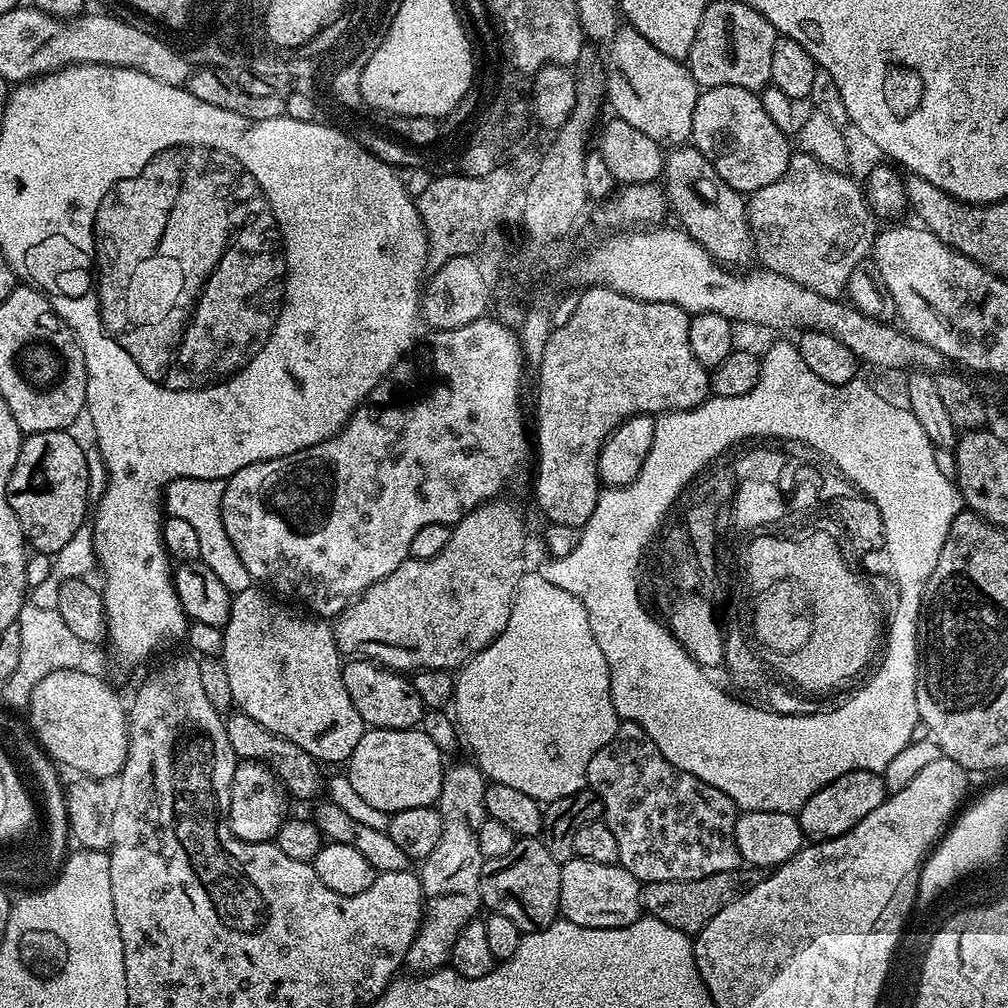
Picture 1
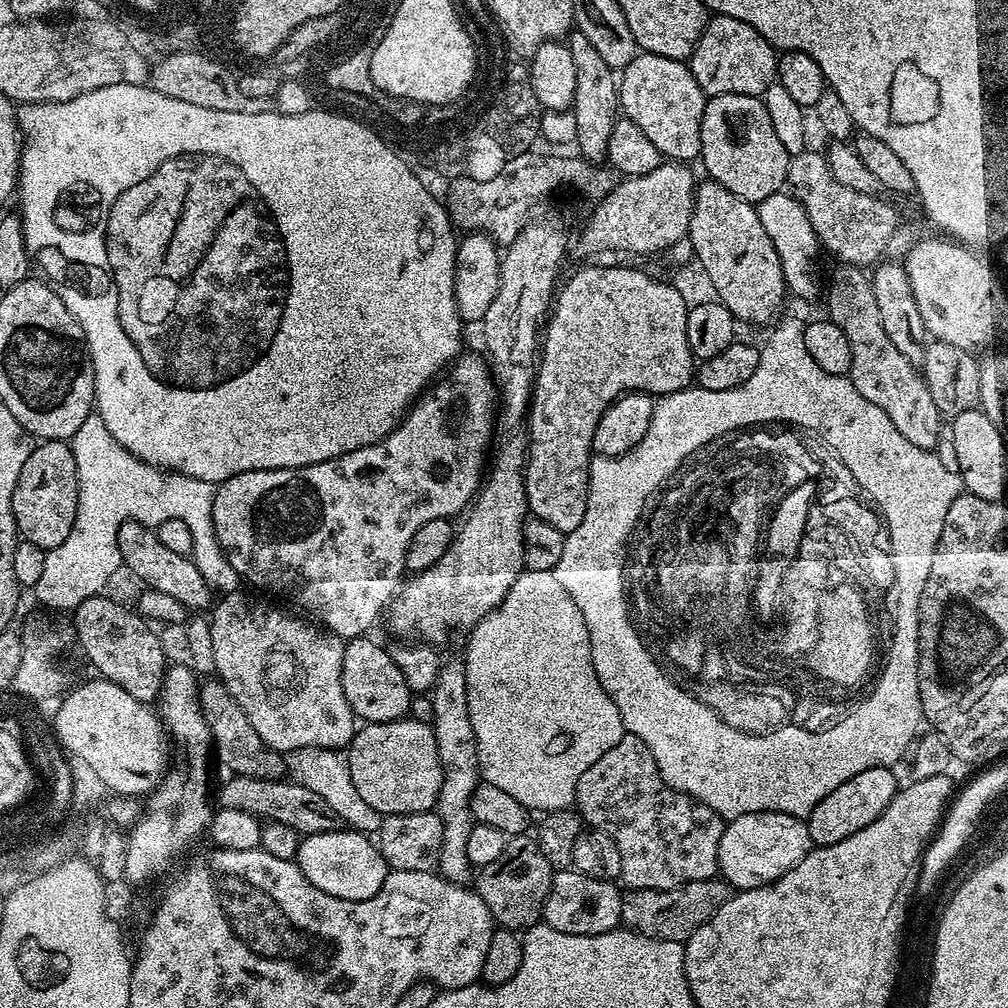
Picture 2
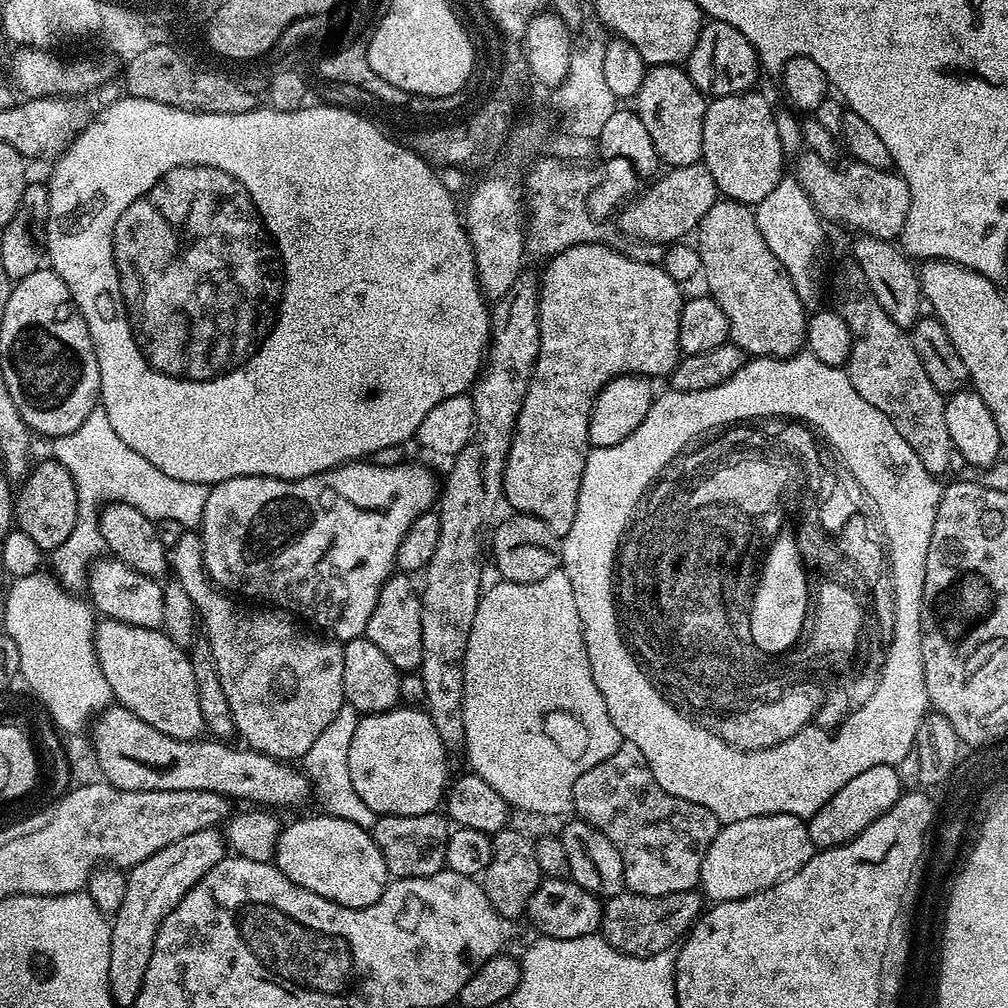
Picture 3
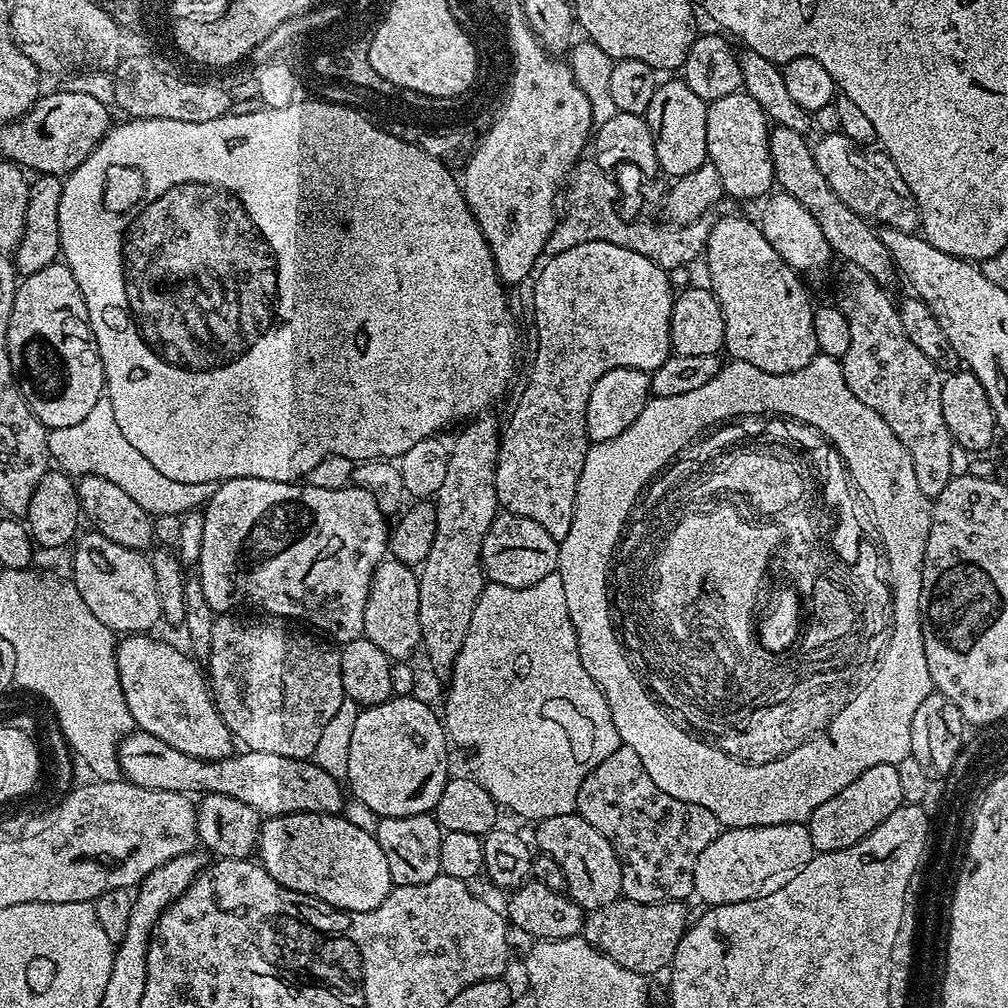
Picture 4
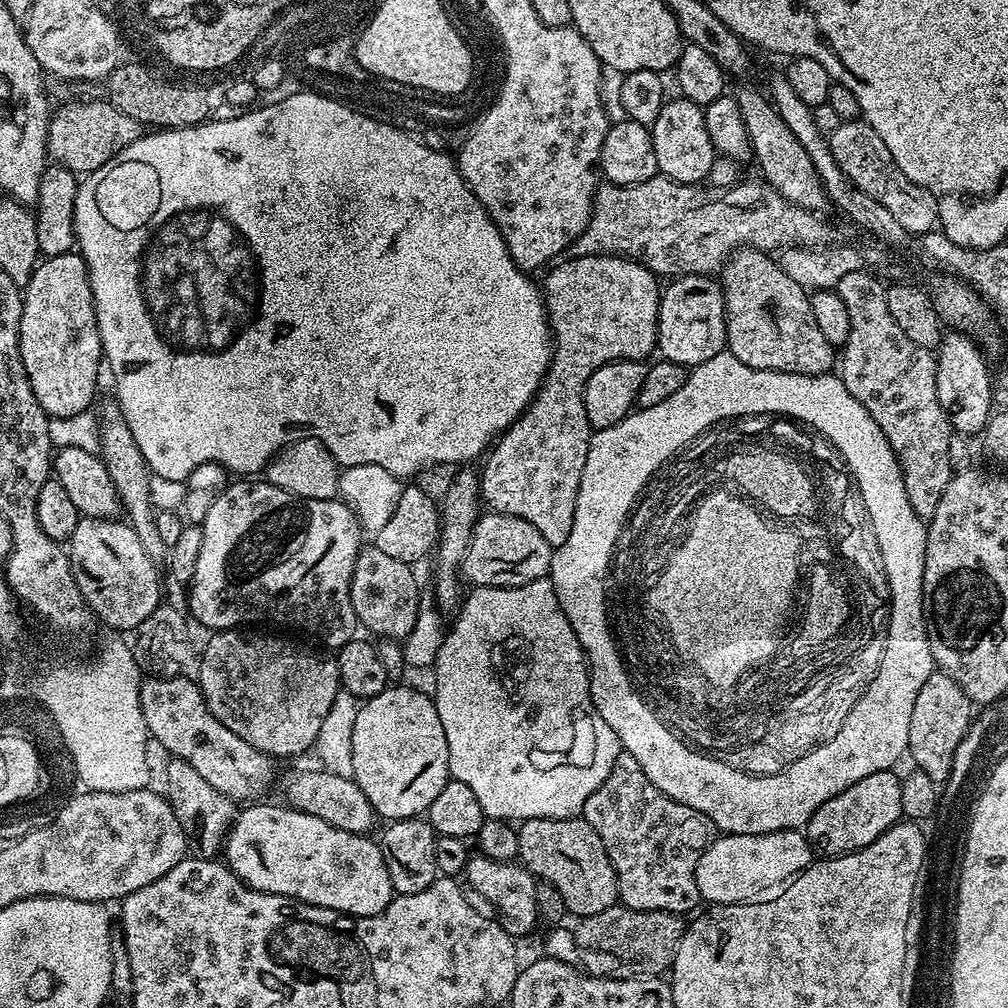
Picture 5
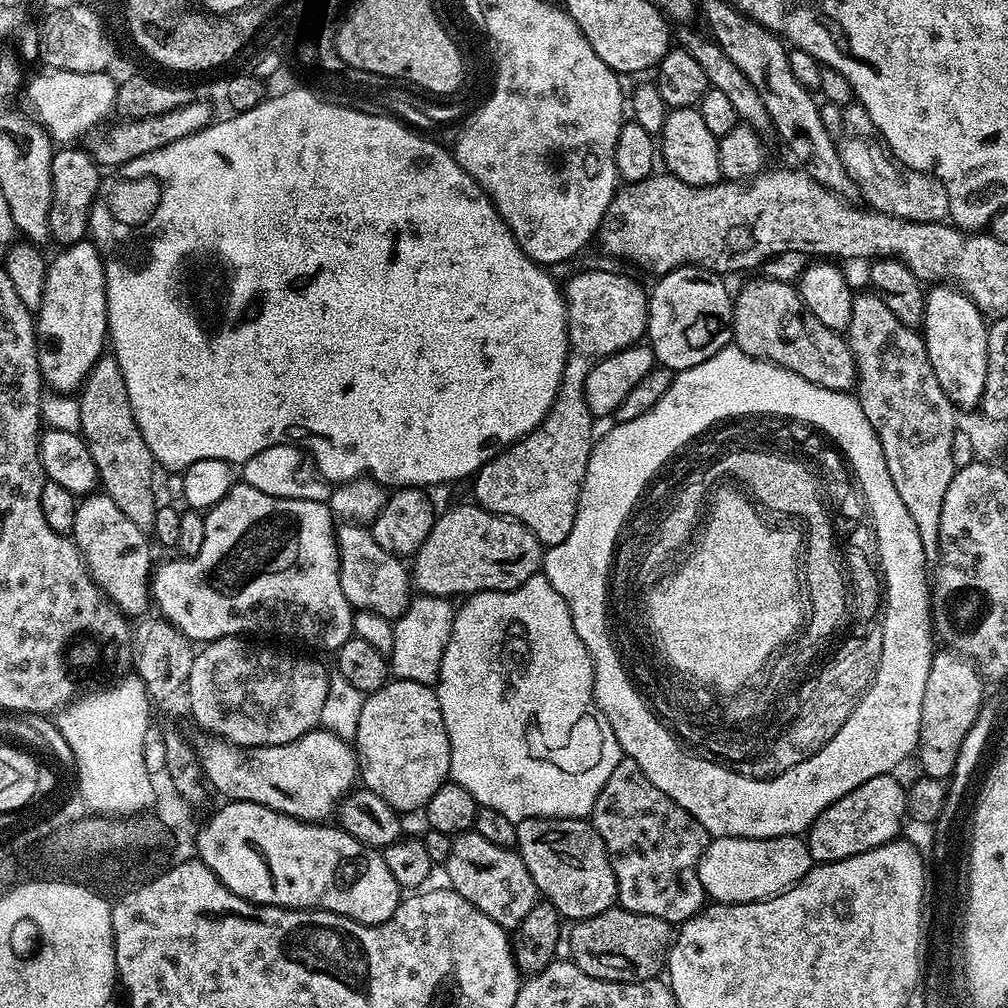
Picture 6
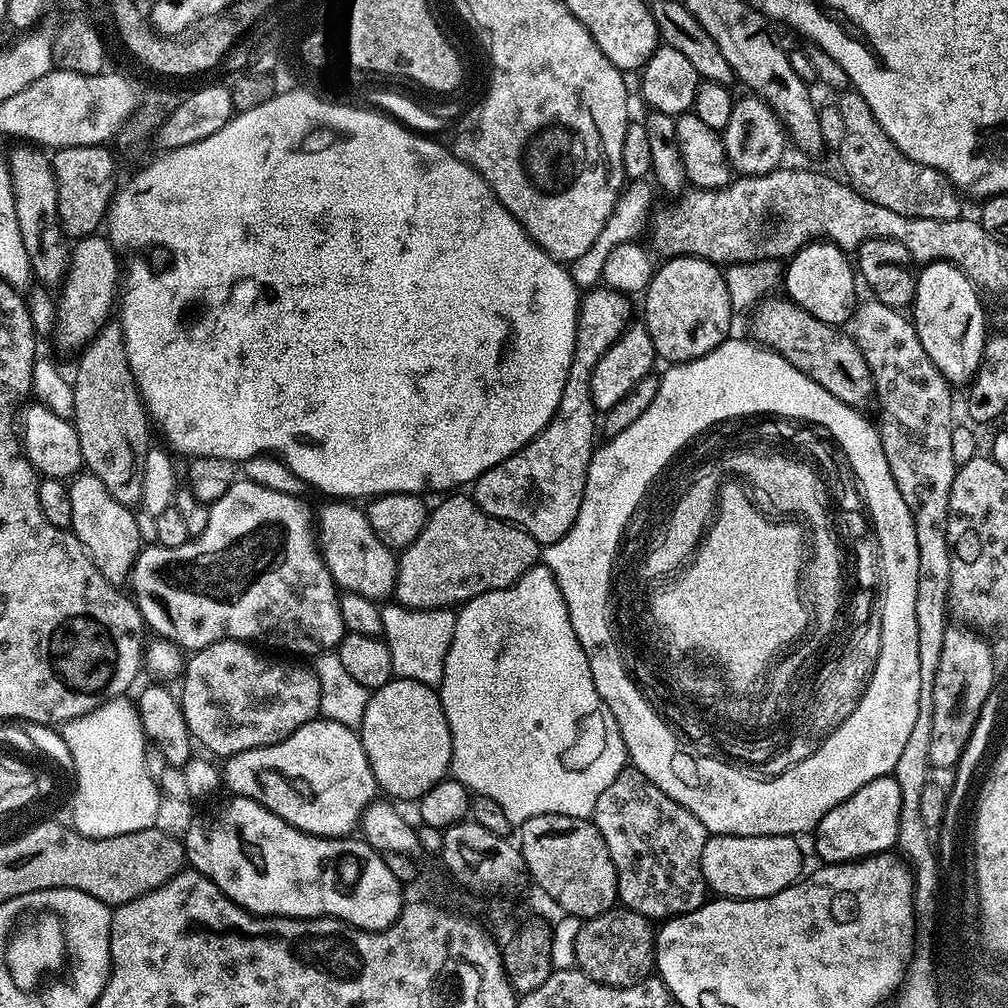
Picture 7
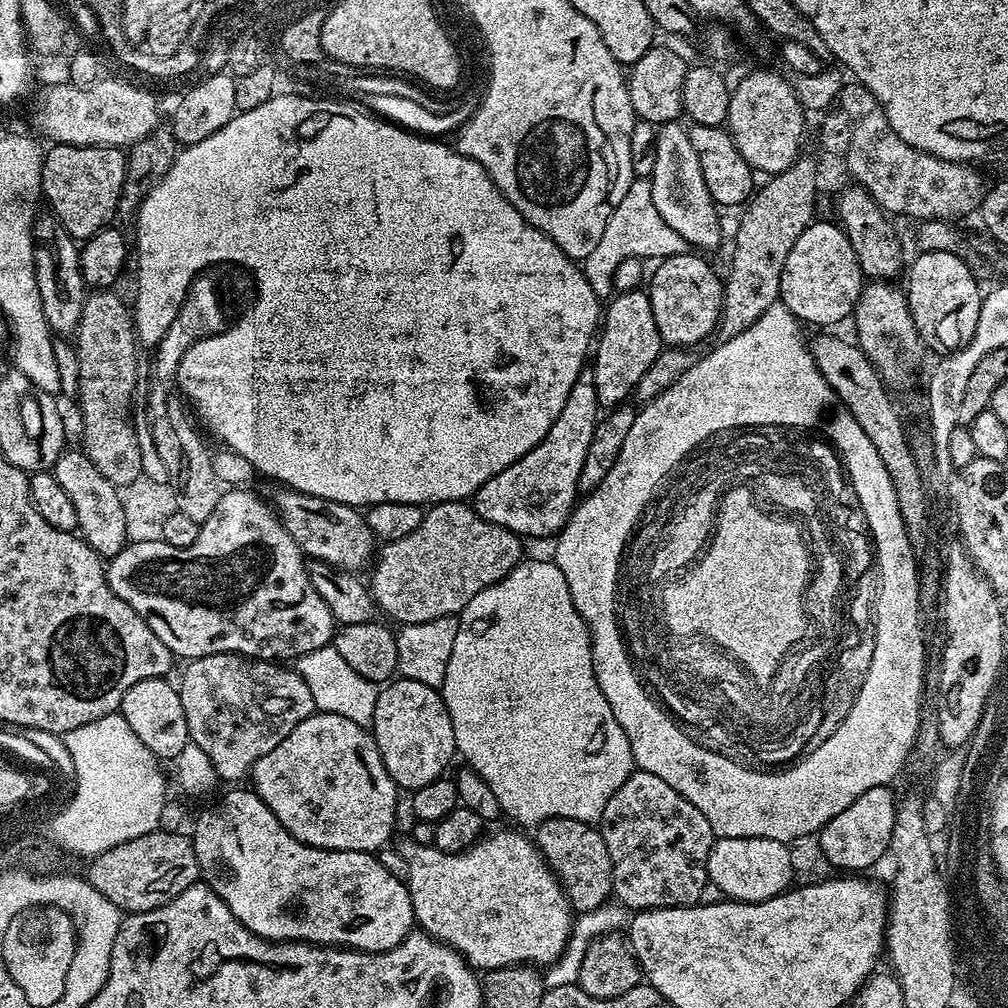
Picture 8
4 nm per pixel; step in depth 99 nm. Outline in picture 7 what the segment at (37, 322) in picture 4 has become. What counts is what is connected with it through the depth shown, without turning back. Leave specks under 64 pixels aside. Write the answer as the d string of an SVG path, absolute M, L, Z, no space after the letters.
M93 234L79 237L72 248L72 261L62 290L64 294L58 298L59 327L65 328L63 331L69 337L77 336L80 342L94 336L97 329L109 317L107 314L112 308L112 299L115 296L117 299L118 281L121 276L122 268L118 263L118 253L107 235Z

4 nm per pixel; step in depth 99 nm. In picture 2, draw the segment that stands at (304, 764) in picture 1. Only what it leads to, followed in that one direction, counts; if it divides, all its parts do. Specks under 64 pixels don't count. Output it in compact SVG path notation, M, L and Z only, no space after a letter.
M208 678L200 684L200 713L202 718L206 718L206 726L212 735L215 759L220 759L229 768L227 771L231 775L263 780L279 780L285 775L285 757L266 746L262 738L258 738L258 730L250 726L242 706L234 702L234 694L226 690L226 686L219 678Z

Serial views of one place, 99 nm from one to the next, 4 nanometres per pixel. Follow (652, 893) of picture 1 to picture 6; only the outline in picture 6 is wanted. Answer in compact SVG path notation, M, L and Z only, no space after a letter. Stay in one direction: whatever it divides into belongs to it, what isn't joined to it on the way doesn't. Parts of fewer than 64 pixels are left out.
M613 906L602 910L602 914L594 914L594 918L586 918L585 920L577 920L571 925L572 933L567 933L566 936L566 948L568 948L572 953L570 953L570 959L573 964L576 964L585 972L590 974L594 978L599 980L615 980L622 984L633 984L635 980L650 980L656 977L659 977L661 973L665 971L666 961L668 959L668 950L674 939L674 928L673 925L667 924L662 918L654 918L653 916L647 916L646 914L638 914L637 912L631 912L625 908L619 906Z

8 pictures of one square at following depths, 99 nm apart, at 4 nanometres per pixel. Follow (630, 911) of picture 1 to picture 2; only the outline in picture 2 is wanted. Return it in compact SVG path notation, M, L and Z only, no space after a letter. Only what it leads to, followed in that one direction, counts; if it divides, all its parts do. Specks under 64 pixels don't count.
M573 867L553 871L550 894L546 894L544 903L543 923L549 924L554 930L562 930L562 934L583 936L611 932L621 927L624 897L616 886L613 881L590 878Z

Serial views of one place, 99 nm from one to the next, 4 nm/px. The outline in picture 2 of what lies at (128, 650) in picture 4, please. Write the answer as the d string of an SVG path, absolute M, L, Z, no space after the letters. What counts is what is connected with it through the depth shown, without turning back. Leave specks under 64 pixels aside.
M108 594L86 598L71 617L76 627L76 640L84 656L97 668L103 679L114 682L136 700L151 701L157 695L158 685L164 678L166 661L160 640L151 632L149 621L139 611L123 608Z

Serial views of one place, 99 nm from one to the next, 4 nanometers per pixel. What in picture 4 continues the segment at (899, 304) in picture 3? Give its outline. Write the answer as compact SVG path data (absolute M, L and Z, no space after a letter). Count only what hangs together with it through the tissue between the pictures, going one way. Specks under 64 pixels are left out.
M779 126L769 131L770 158L776 184L796 198L814 216L837 257L844 256L840 258L847 263L862 266L862 270L866 270L866 274L870 274L870 278L880 284L891 285L894 261L892 253L882 244L879 231L864 217L854 214L854 210L850 210L850 206L846 206L846 202L842 202L842 198L838 198L834 190L830 190L830 184L826 182L826 178L822 178L822 172L818 170L818 162L814 162L812 144L804 140L807 139L803 132L786 130Z

